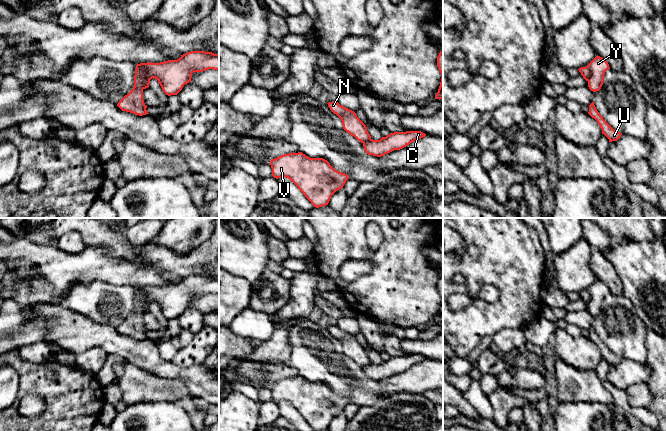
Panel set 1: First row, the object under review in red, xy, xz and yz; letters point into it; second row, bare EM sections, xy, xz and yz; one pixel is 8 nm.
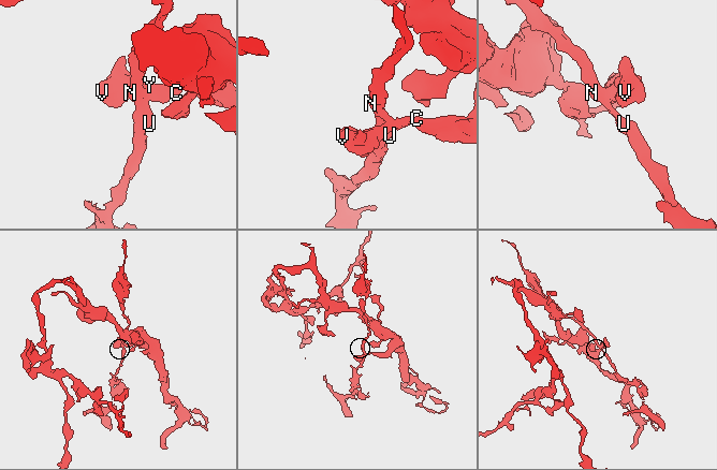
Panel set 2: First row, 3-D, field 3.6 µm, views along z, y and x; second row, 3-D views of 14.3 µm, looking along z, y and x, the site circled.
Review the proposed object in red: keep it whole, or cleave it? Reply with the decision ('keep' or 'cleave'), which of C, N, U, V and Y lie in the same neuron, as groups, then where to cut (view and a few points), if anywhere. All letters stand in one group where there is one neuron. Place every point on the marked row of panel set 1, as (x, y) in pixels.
cleave; C V Y / N U; cut in xy along (136, 67), (140, 67), (144, 72), (144, 88)

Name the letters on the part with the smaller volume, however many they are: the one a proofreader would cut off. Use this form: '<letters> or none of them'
N, U

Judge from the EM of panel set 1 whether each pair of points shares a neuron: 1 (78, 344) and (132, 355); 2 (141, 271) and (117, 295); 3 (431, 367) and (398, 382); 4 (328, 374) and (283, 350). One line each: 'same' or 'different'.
1: same
2: different
3: same
4: different

